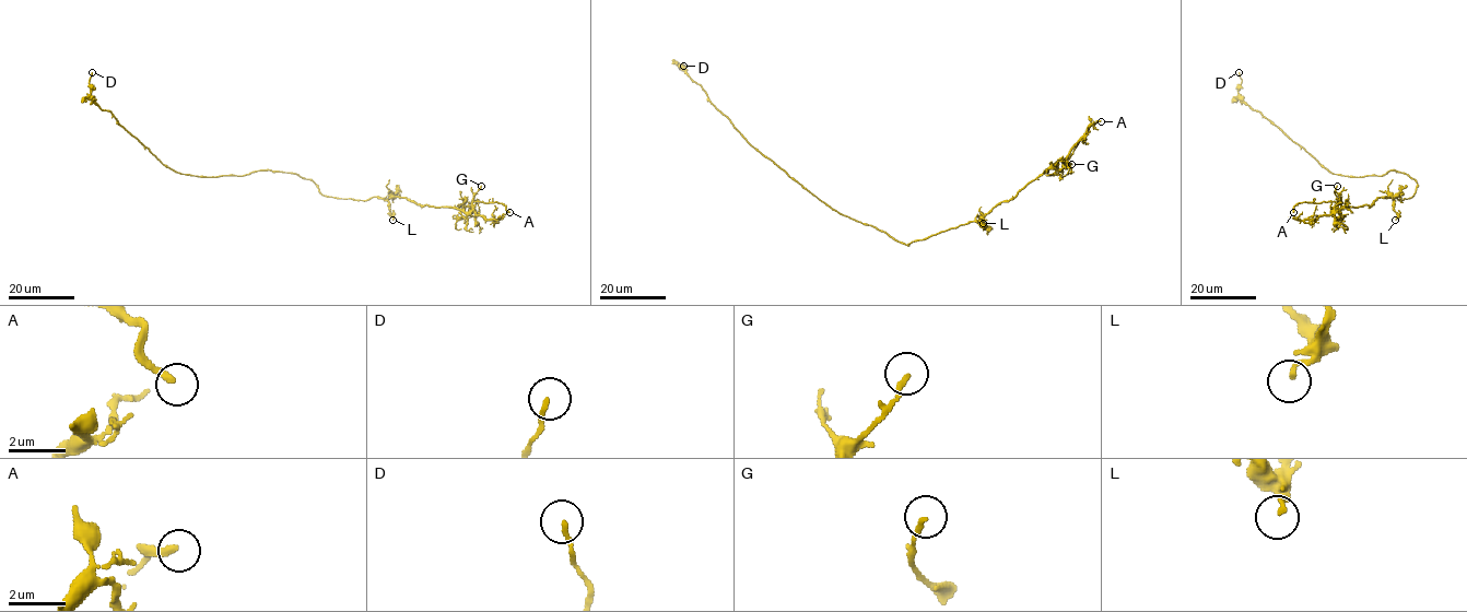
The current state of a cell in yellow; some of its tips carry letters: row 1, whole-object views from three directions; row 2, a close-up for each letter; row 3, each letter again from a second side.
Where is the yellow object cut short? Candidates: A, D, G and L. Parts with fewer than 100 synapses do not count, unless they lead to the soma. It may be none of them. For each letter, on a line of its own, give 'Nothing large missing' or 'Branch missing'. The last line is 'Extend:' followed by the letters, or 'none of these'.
A: Branch missing
D: Nothing large missing
G: Nothing large missing
L: Nothing large missing
Extend: A

